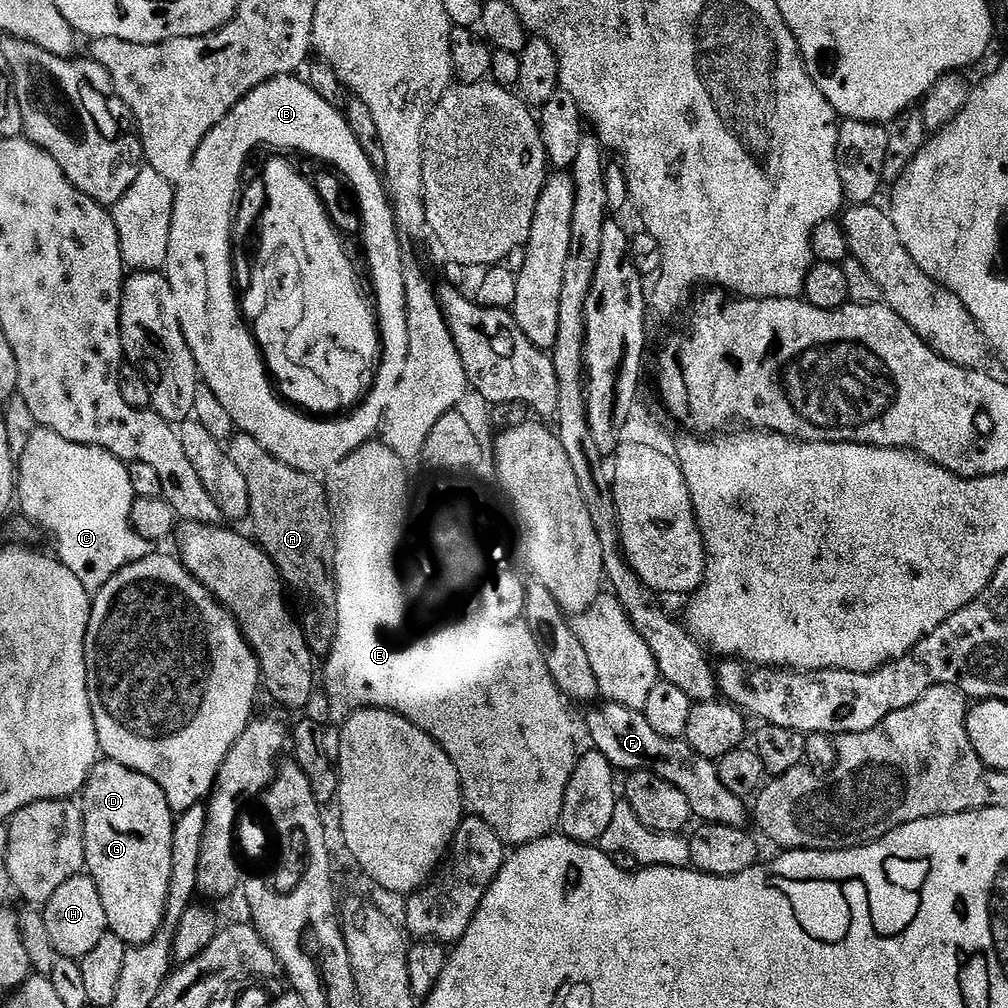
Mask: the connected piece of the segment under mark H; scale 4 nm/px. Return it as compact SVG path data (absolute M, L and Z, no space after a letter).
M87 874L70 878L60 886L43 905L42 911L44 911L44 928L48 931L48 940L52 943L53 950L68 960L83 961L109 931L106 910L102 906L98 886Z

